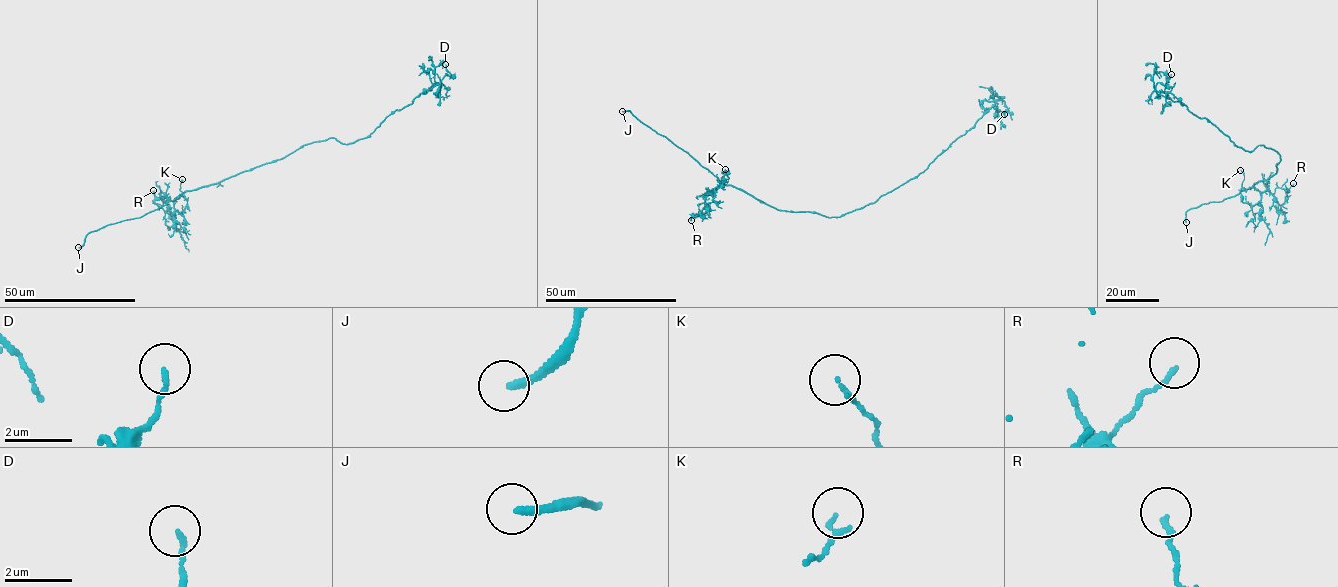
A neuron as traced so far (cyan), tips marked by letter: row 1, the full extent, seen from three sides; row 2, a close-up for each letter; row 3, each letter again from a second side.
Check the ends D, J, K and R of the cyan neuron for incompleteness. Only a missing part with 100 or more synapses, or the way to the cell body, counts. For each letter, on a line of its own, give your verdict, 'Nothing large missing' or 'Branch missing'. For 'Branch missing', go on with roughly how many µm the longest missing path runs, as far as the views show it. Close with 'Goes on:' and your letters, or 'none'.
D: Nothing large missing
J: Branch missing. Missing length about 40 µm
K: Nothing large missing
R: Nothing large missing
Goes on: J

